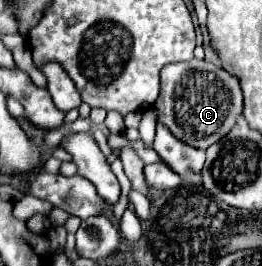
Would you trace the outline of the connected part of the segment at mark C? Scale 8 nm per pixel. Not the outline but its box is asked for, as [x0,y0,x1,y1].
[155,60,243,150]

